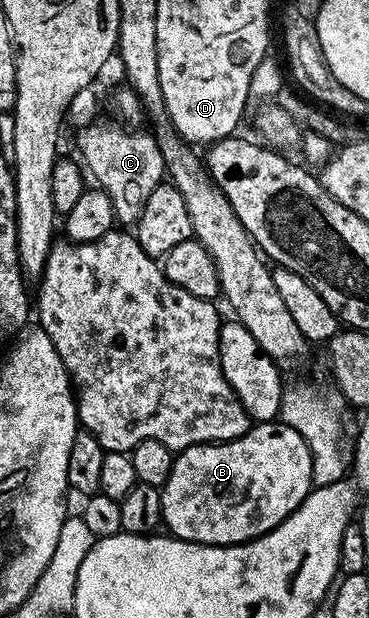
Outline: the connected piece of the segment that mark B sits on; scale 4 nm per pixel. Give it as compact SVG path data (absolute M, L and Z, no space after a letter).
M275 421L272 423L254 423L248 433L239 439L229 439L227 443L204 443L197 447L186 447L174 456L172 473L166 484L160 489L162 492L162 522L165 530L175 539L187 539L189 543L212 543L216 547L229 547L231 543L248 543L251 539L258 539L268 533L276 525L290 516L294 510L305 501L312 490L314 474L312 473L312 457L310 447L287 423Z

